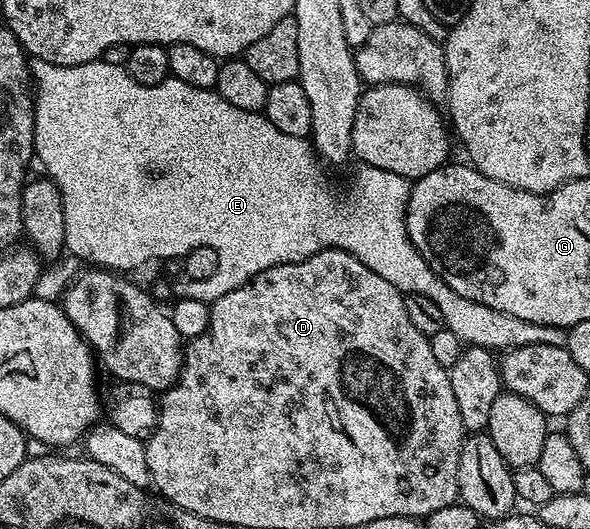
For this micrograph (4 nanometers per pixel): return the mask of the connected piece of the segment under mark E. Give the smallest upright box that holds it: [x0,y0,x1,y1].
[29,59,567,351]

